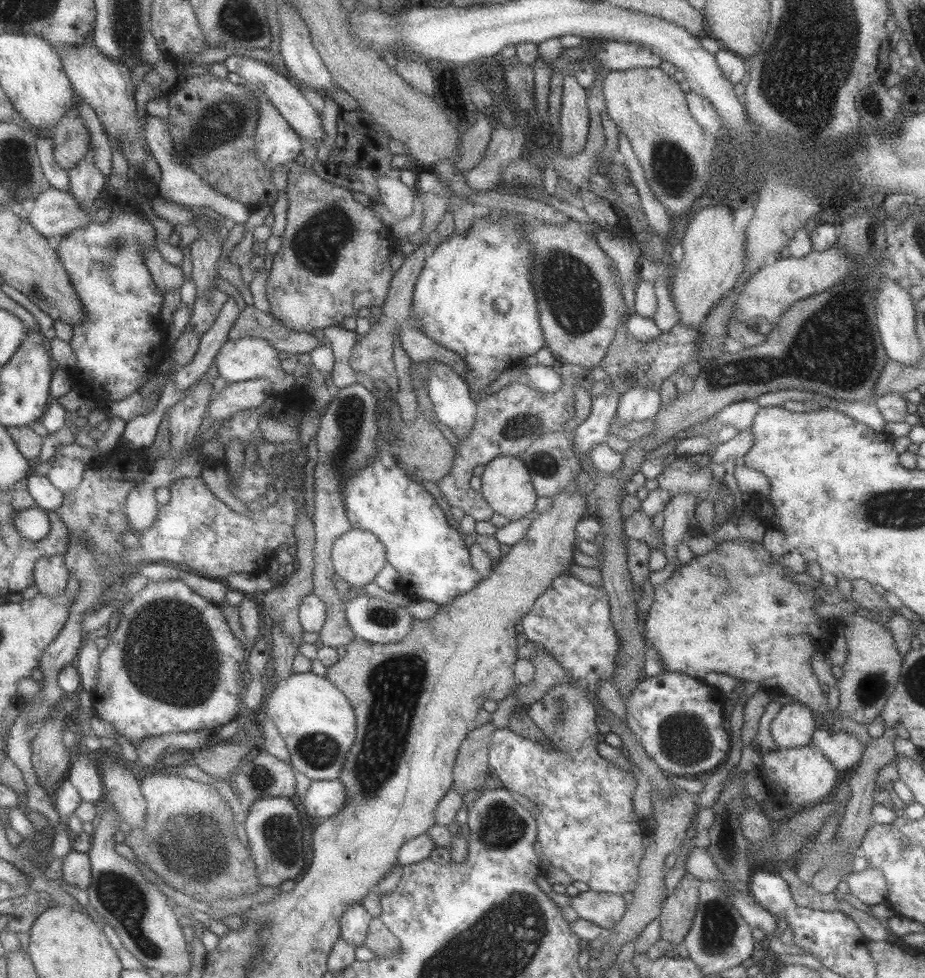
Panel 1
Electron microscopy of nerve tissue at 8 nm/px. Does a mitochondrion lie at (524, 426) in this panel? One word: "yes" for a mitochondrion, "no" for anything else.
yes

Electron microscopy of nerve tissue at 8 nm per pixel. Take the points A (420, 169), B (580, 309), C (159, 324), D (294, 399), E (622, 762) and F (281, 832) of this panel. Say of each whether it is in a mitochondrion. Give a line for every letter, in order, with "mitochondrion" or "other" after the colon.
A: other
B: mitochondrion
C: other
D: other
E: other
F: mitochondrion

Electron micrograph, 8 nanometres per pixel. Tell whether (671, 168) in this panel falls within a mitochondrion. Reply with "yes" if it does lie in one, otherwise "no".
yes

